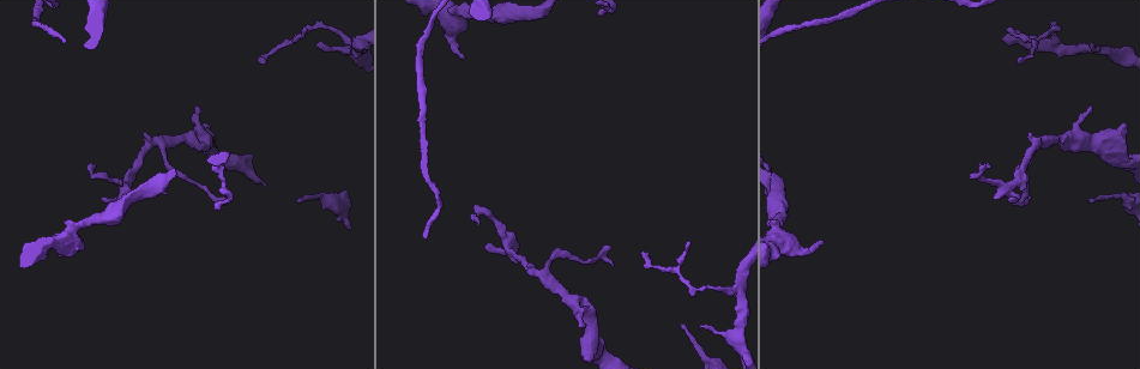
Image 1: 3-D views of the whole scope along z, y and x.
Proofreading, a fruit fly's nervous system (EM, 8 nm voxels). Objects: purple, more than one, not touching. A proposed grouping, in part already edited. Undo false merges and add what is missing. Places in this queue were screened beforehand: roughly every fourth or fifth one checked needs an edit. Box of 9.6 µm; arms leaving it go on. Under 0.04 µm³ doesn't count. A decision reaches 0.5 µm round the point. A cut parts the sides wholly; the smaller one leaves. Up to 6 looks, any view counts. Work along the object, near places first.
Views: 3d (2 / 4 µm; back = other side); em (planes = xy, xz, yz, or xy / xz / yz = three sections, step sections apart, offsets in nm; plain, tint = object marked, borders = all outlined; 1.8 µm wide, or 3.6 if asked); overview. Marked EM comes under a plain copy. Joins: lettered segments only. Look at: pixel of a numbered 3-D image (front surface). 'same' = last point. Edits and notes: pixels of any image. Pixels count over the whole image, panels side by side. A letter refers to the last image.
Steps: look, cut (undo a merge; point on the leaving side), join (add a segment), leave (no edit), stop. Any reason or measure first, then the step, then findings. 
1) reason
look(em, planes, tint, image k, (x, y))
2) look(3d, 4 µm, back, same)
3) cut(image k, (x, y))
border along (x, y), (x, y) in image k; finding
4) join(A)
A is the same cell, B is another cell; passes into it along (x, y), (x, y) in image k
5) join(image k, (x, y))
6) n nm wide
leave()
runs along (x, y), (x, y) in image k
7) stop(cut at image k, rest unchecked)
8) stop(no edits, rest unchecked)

long arm stops here
look(3d, 2 µm, image 1, (611, 263))

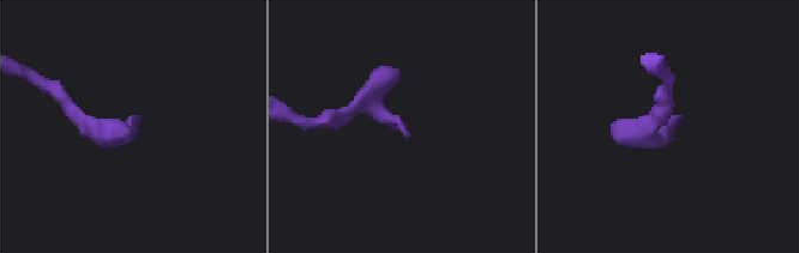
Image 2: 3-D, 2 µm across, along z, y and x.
look(em, planes, borders, image 2, (676, 115))

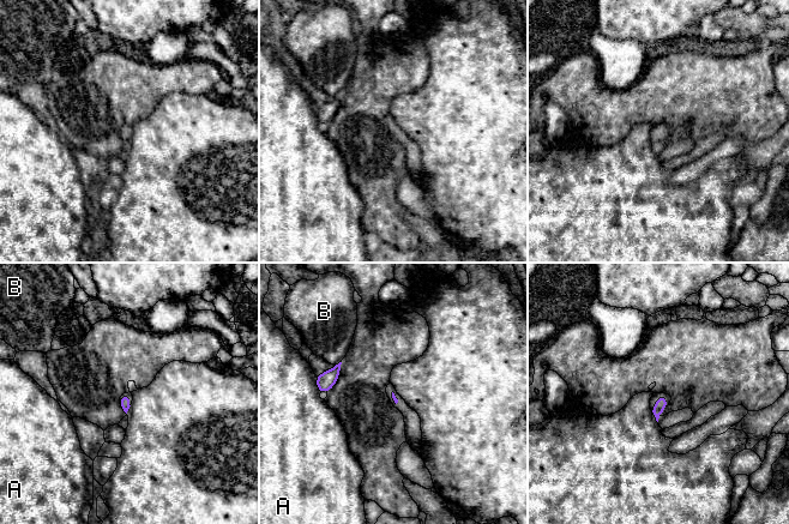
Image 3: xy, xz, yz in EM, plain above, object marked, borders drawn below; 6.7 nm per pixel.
leave()
A and B are other cells; border along (341, 361), (336, 365) in image 3; no lettered segment goes on from it

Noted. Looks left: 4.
an open end
look(em, planes, tint, image 1, (988, 163))

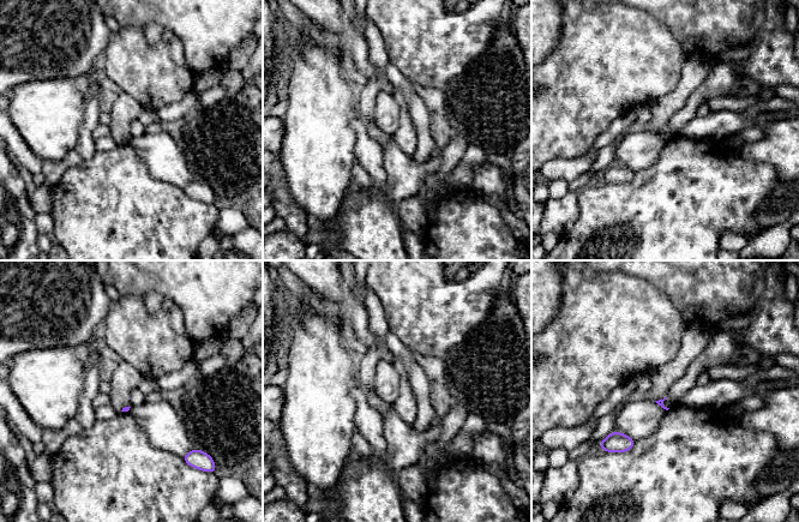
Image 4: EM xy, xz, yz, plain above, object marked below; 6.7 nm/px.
what lies round it
look(em, planes, borders, same)

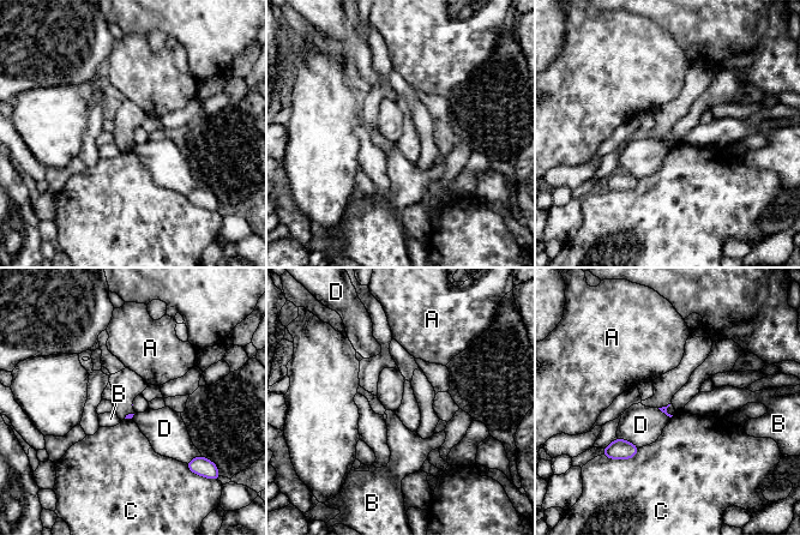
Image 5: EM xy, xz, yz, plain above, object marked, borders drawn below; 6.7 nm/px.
leave()
A, B, C and D are other cells; border along (618, 437), (633, 443), (638, 448) in image 5; no lettered segment goes on from it

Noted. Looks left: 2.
stop(no edits, rest unchecked)

